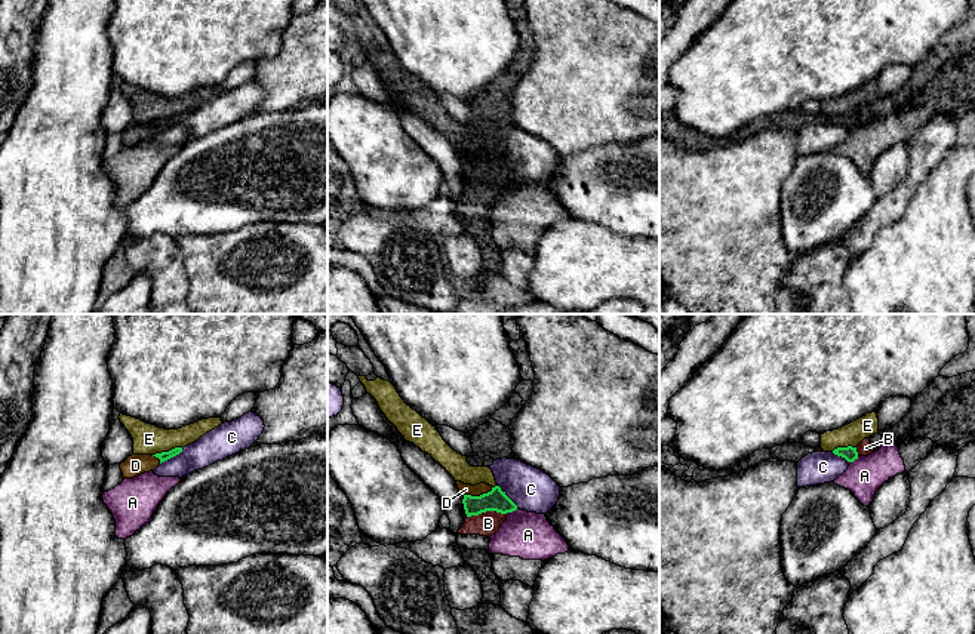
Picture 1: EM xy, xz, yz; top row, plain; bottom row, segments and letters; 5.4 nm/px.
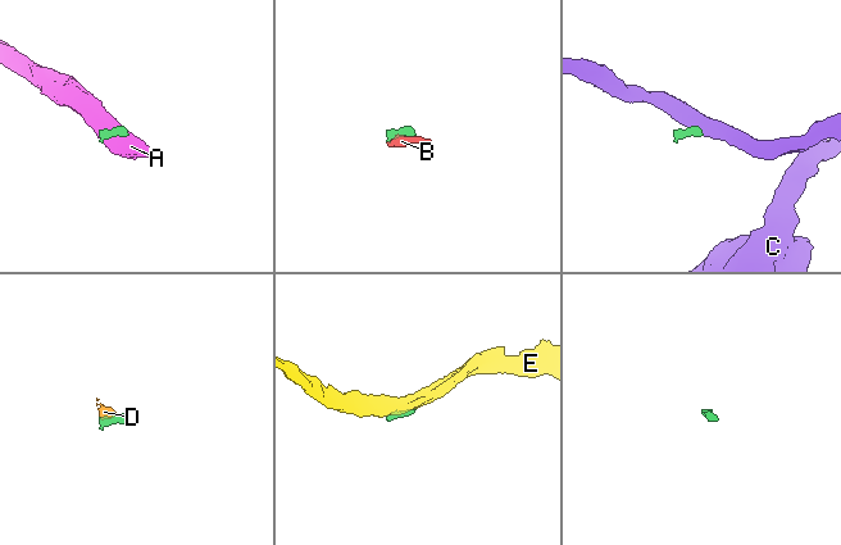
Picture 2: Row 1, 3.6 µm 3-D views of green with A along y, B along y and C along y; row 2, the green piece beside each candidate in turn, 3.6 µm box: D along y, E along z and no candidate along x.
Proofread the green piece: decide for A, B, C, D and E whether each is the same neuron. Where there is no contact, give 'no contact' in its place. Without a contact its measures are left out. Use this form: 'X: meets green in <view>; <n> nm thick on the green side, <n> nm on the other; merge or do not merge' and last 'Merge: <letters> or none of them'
A: meets green in xz; 120 nm thick on the green side, 260 nm on the other; do not merge
B: meets green in xz; 120 nm thick on the green side, 130 nm on the other; merge
C: meets green in xy; 50 nm thick on the green side, 170 nm on the other; do not merge
D: meets green in xz; 120 nm thick on the green side, 60 nm on the other; merge
E: meets green in xy; 50 nm thick on the green side, 160 nm on the other; do not merge
Merge: B, D

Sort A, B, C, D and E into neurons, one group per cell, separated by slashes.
A / B D / C / E

